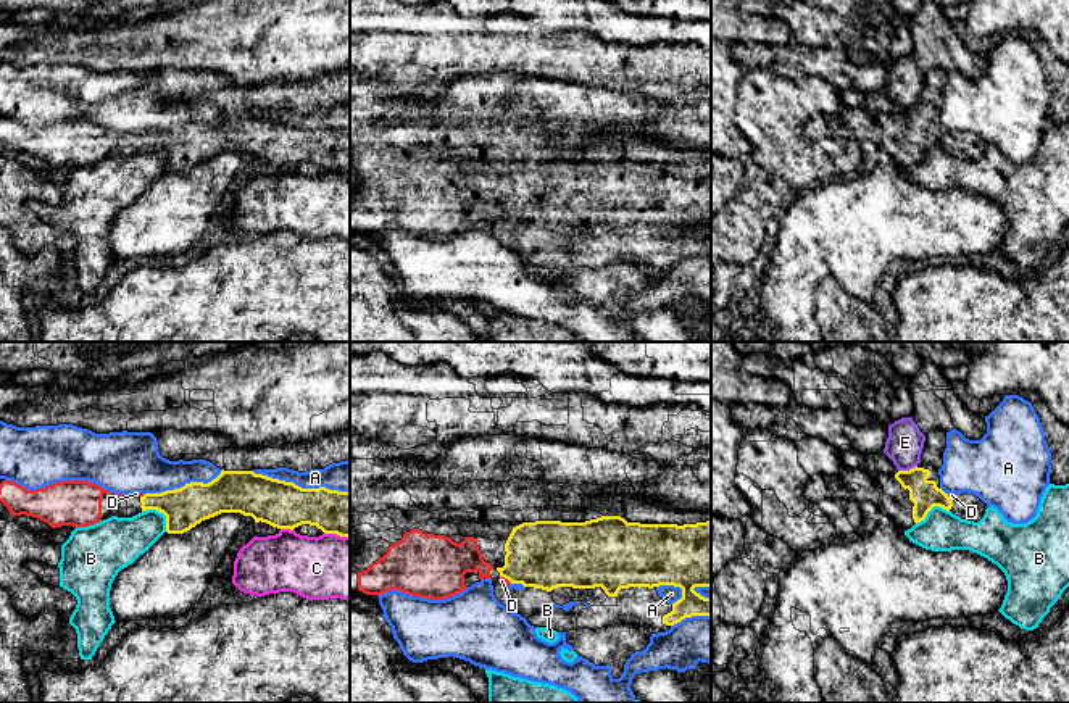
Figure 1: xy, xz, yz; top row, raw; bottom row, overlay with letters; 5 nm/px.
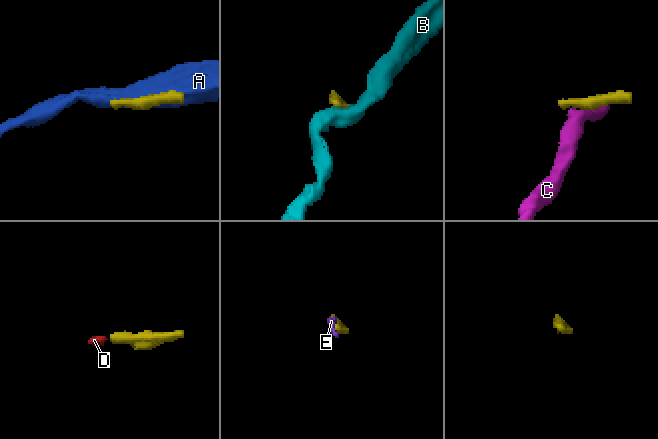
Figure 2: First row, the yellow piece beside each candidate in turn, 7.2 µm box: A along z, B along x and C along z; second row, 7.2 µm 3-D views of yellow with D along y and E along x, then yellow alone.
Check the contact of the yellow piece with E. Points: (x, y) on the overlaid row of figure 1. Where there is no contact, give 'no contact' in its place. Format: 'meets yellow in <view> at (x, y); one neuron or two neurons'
meets yellow in yz at (906, 471); two neurons

